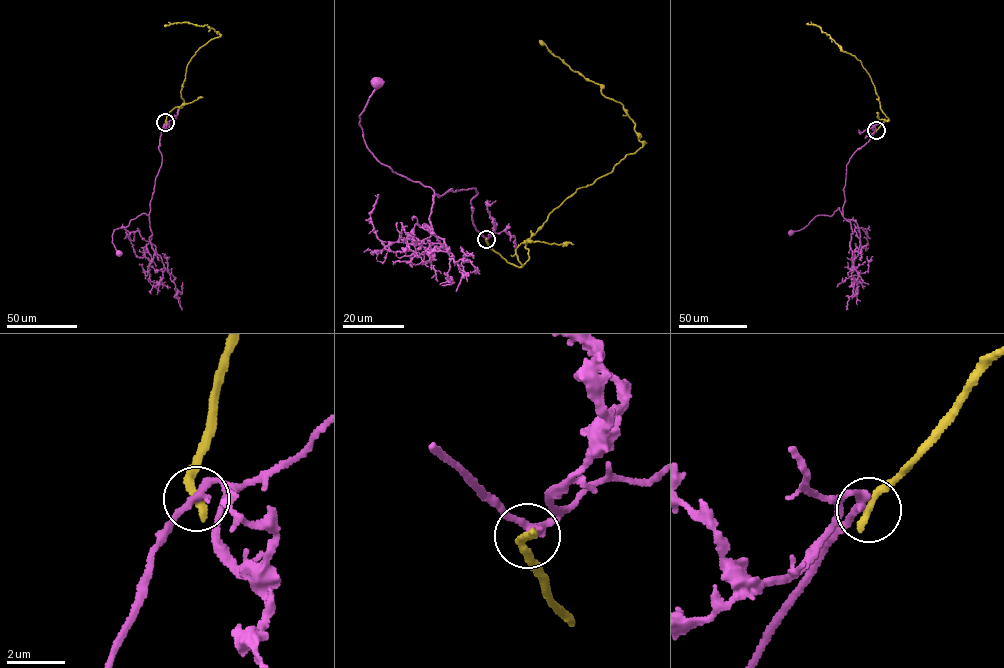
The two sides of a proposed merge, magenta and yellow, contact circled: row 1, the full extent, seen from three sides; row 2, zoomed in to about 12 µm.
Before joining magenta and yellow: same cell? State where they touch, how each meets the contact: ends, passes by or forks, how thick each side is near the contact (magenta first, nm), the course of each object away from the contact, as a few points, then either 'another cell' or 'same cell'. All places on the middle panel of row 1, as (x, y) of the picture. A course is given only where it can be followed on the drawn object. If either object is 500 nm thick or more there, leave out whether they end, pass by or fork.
(486, 239) | magenta passes by | yellow ends | 260/320 nm | magenta via (486, 239), (473, 224), (475, 188), (432, 197), (432, 189), (398, 174), (374, 155), (359, 115), (378, 82) | yellow via (486, 239), (509, 263), (521, 266), (529, 258), (526, 240), (552, 211), (642, 147), (623, 106), (539, 41) | another cell

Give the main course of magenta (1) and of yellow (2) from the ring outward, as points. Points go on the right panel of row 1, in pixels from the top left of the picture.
1: (876, 131), (846, 165), (842, 215), (839, 207), (831, 216), (817, 215), (803, 229), (790, 232)
2: (876, 131), (889, 119), (880, 107), (875, 86), (860, 61), (843, 51), (820, 27), (807, 24)

